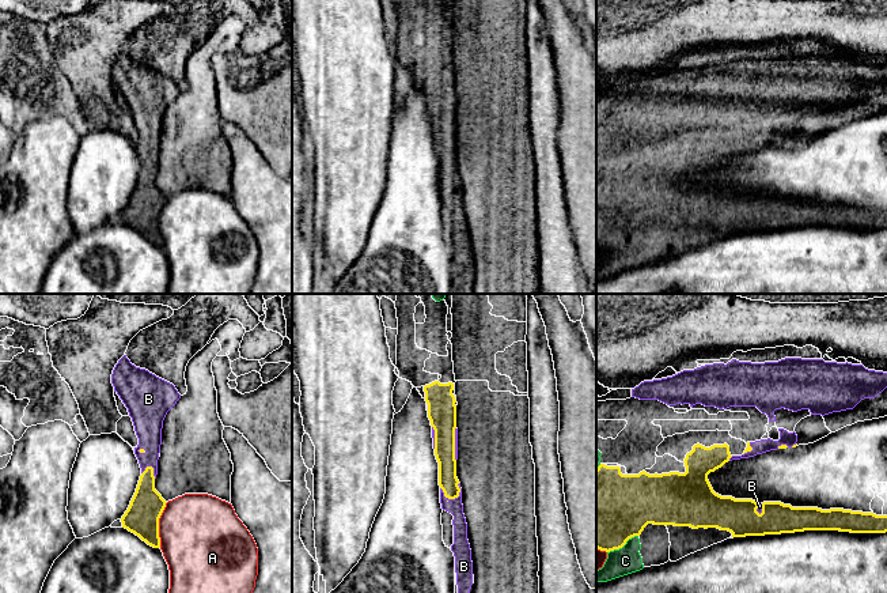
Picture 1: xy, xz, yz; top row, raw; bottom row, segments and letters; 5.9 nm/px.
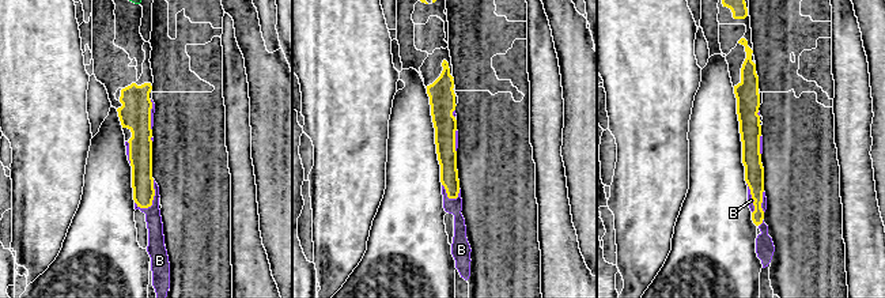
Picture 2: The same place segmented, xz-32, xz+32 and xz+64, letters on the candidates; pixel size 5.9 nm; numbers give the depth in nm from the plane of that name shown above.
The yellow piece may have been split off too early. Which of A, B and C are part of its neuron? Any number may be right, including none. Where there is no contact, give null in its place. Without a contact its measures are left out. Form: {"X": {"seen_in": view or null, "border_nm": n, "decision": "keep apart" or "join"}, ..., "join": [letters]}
{"A": {"seen_in": "xy", "border_nm": 280, "decision": "keep apart"}, "B": {"seen_in": "xz", "border_nm": 140, "decision": "join"}, "C": {"seen_in": "yz", "border_nm": 220, "decision": "join"}, "join": ["B", "C"]}

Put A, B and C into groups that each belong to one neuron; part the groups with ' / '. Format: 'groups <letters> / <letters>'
groups A / B C

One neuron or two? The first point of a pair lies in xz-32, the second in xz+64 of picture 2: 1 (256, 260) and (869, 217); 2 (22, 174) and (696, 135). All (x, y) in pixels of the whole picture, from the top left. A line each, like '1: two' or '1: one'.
1: one
2: two

